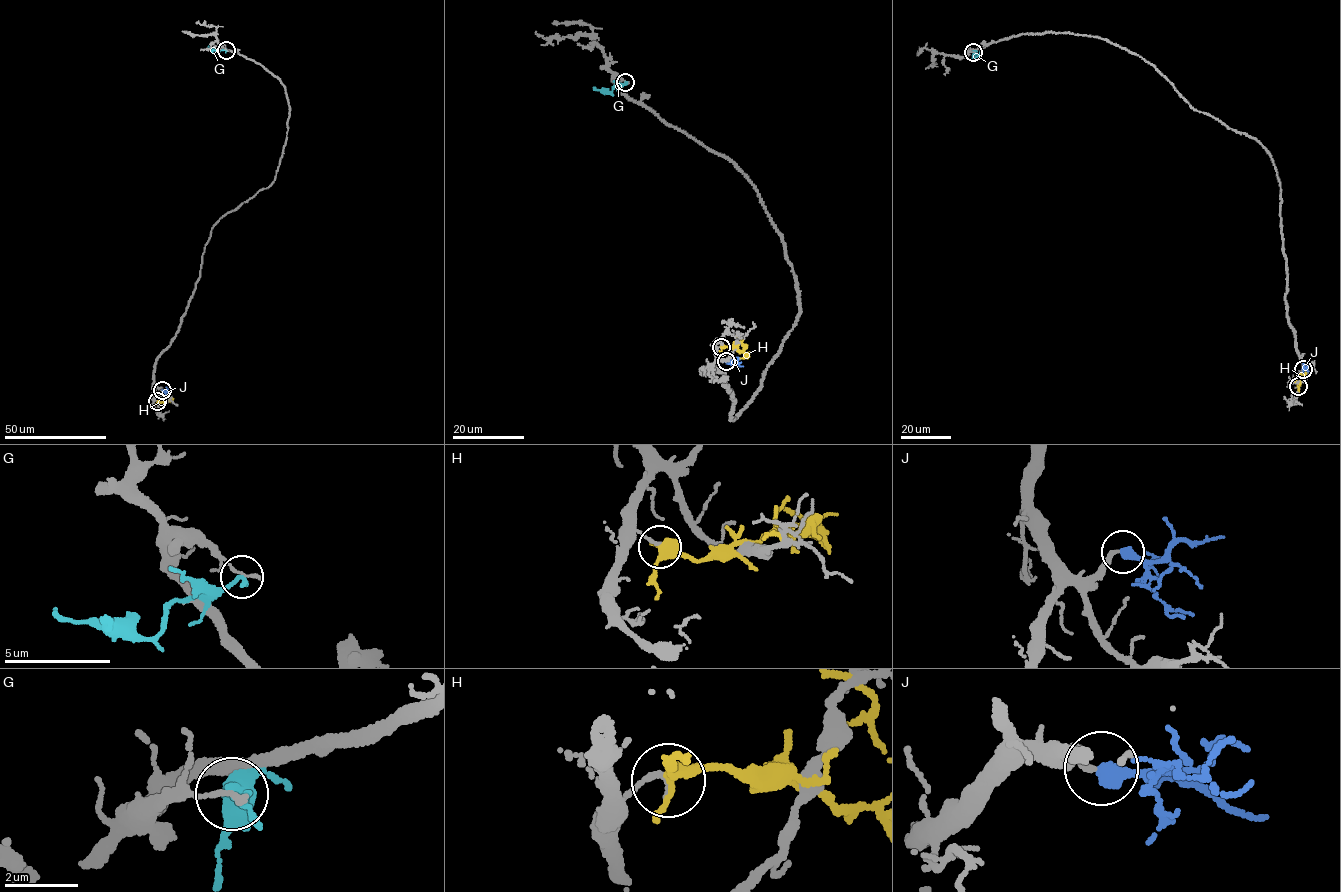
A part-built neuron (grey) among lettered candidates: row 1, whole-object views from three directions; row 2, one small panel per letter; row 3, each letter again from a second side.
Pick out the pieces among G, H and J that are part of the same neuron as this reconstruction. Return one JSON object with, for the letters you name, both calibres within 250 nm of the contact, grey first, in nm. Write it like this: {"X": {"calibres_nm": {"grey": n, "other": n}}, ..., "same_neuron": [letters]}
{"J": {"calibres_nm": {"grey": 200, "other": 440}}, "same_neuron": ["J"]}

